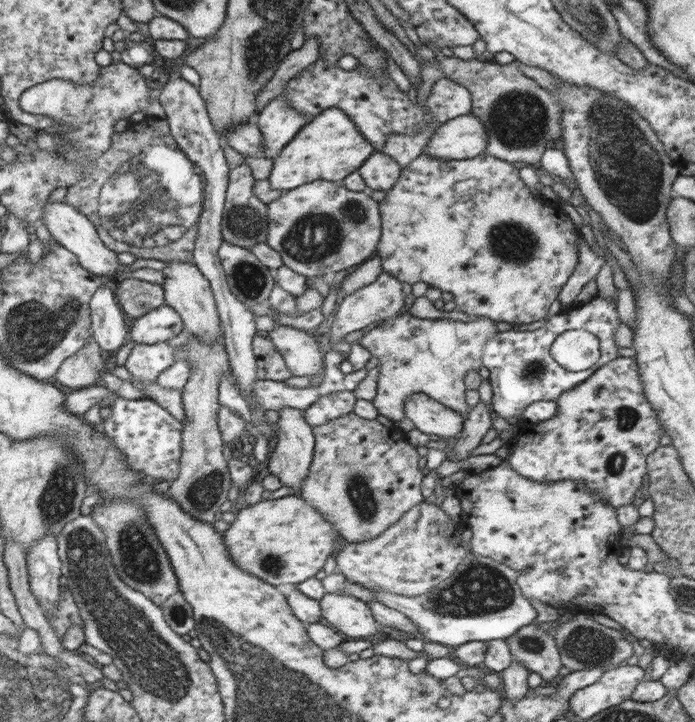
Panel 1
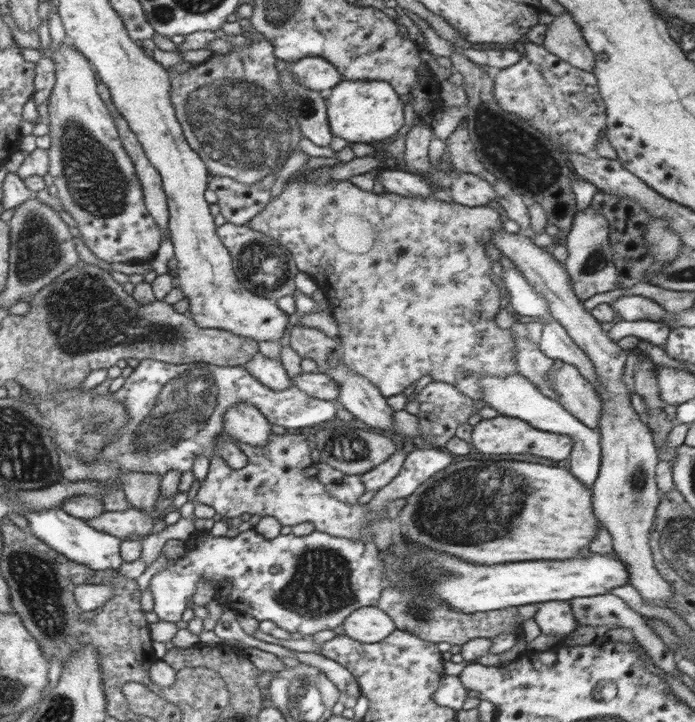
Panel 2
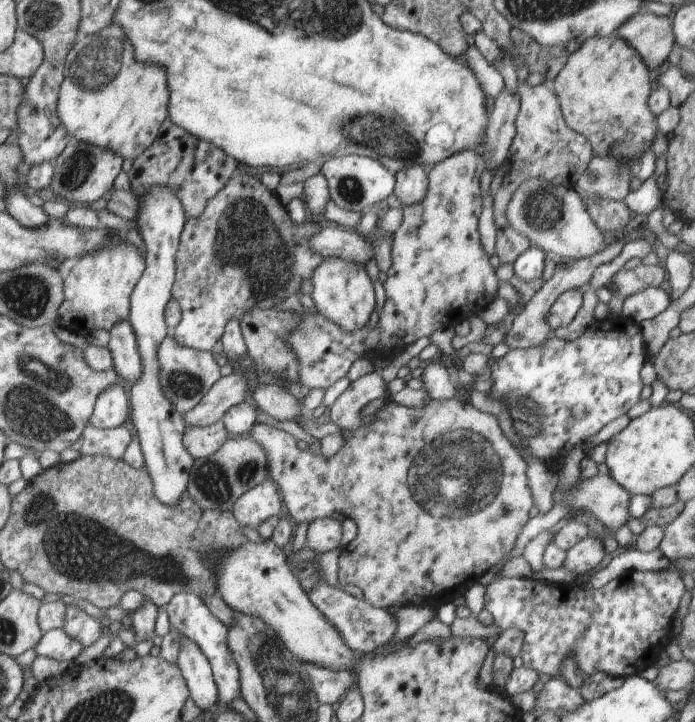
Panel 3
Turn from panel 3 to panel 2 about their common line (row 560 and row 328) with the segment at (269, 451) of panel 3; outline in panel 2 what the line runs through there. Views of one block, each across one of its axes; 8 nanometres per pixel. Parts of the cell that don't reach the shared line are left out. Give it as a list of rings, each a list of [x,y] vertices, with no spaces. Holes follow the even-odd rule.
[[[296,173],[289,176],[282,190],[272,199],[270,204],[260,212],[258,216],[247,222],[247,225],[264,236],[271,236],[284,246],[290,253],[290,260],[297,265],[300,272],[311,276],[320,292],[323,292],[330,306],[332,316],[335,317],[339,327],[339,340],[343,350],[342,362],[347,364],[353,372],[367,378],[380,394],[387,399],[389,396],[410,391],[417,380],[430,374],[436,382],[443,382],[455,386],[466,396],[475,401],[481,399],[479,388],[480,374],[505,377],[516,374],[516,361],[514,361],[516,341],[508,329],[502,329],[494,323],[496,314],[499,313],[500,289],[490,277],[492,273],[491,261],[486,253],[486,244],[492,243],[493,232],[503,228],[504,216],[502,213],[485,206],[468,207],[462,204],[447,204],[434,198],[402,197],[392,193],[382,195],[364,192],[349,180],[328,181],[327,183],[311,183],[299,181]]]

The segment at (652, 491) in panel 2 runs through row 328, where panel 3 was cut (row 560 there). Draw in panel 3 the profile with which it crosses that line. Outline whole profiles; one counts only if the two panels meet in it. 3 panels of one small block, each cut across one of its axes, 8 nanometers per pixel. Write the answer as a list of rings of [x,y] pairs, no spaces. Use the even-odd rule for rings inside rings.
[[[589,532],[579,543],[567,550],[563,566],[576,575],[583,575],[598,568],[606,556],[604,541]]]

